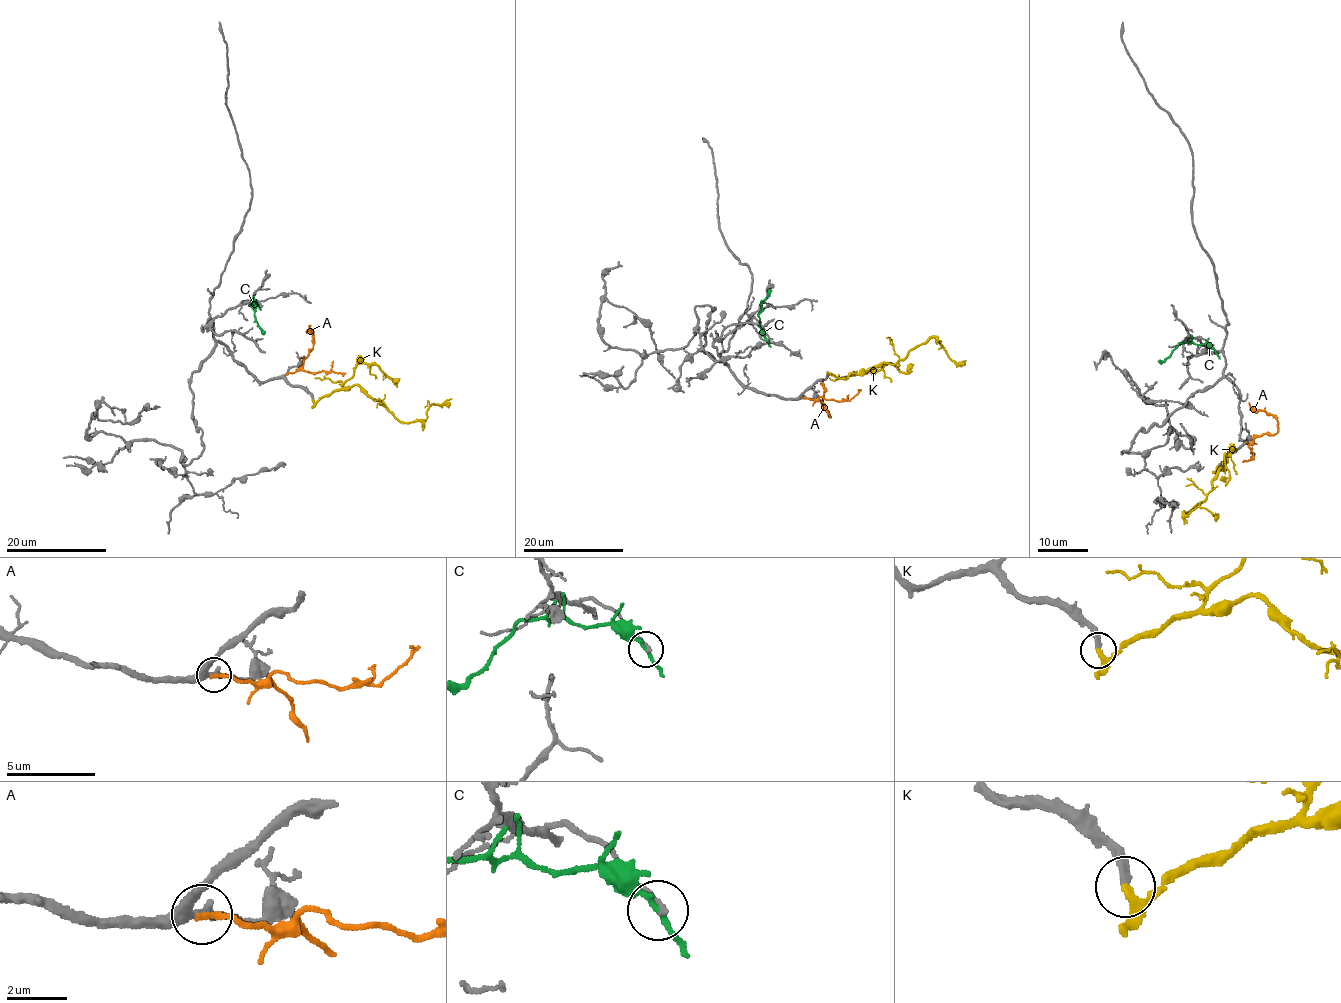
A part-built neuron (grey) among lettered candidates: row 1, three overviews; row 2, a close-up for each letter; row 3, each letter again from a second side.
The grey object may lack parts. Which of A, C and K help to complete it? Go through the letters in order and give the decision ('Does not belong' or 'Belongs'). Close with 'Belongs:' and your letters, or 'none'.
A: Does not belong
C: Does not belong
K: Belongs
Belongs: K

